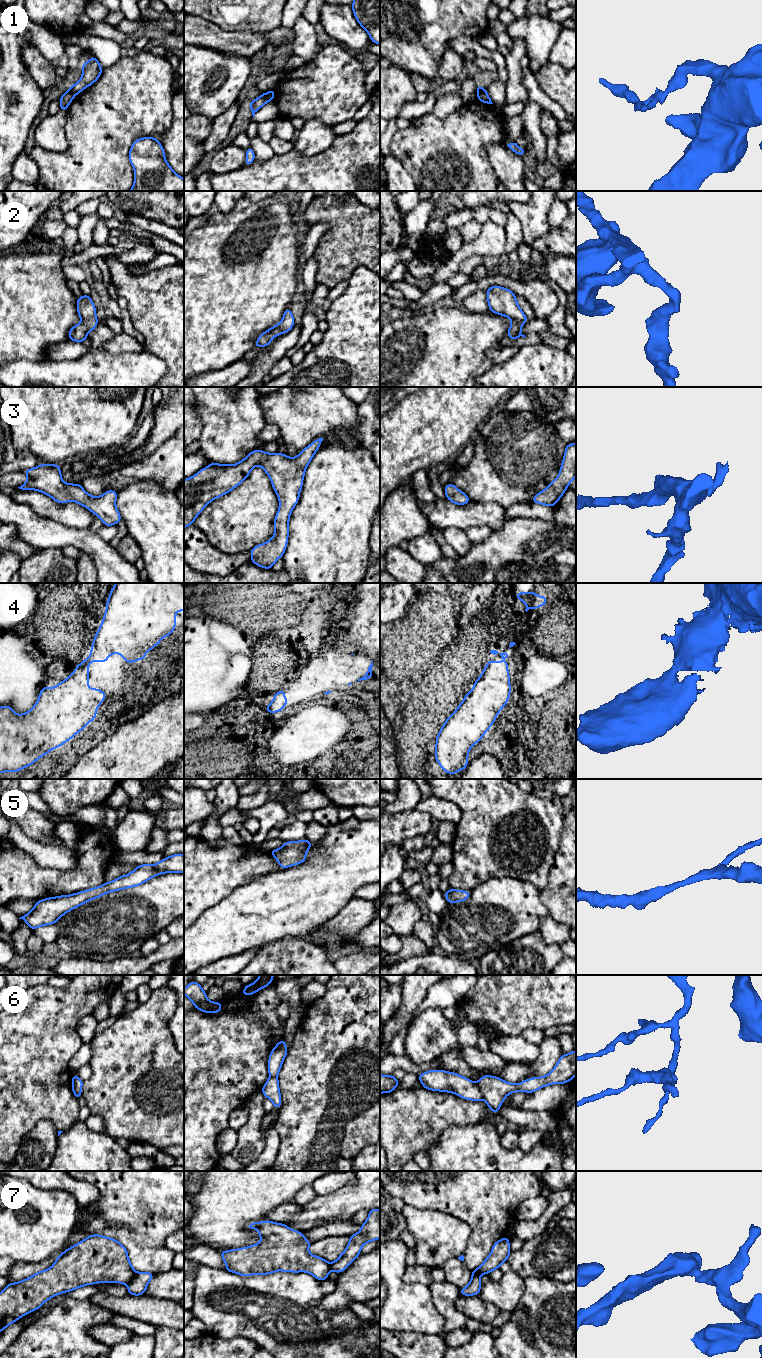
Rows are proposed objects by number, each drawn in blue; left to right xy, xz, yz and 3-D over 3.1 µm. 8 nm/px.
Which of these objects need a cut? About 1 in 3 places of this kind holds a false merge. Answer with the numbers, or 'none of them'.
1, 6

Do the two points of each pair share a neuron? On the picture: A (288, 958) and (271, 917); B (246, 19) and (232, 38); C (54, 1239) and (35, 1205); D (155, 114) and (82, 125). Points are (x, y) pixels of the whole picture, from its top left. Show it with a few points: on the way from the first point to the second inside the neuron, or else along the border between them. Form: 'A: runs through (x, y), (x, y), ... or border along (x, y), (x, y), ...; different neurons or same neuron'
A: border along (301, 937), (283, 937), (269, 942), (262, 947); different neurons
B: border along (215, 23), (226, 30), (260, 33); different neurons
C: runs through (46, 1231), (41, 1226), (40, 1213); same neuron
D: runs through (137, 114), (111, 114), (100, 124); same neuron

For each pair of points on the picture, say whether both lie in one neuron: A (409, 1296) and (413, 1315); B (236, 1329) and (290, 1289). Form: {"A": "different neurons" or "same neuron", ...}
{"A": "same neuron", "B": "same neuron"}

